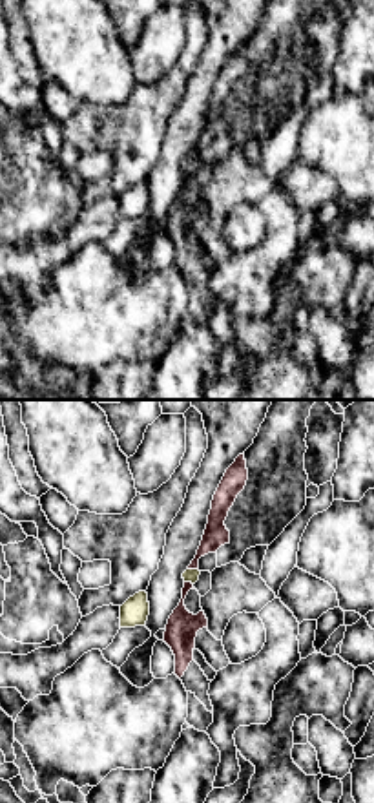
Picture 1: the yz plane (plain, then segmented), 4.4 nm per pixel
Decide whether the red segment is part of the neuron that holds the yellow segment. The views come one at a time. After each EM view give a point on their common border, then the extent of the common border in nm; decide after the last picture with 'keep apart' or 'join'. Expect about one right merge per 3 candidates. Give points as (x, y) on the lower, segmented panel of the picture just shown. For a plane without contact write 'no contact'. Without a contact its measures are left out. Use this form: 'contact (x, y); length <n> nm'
contact (194, 570); length 50 nm

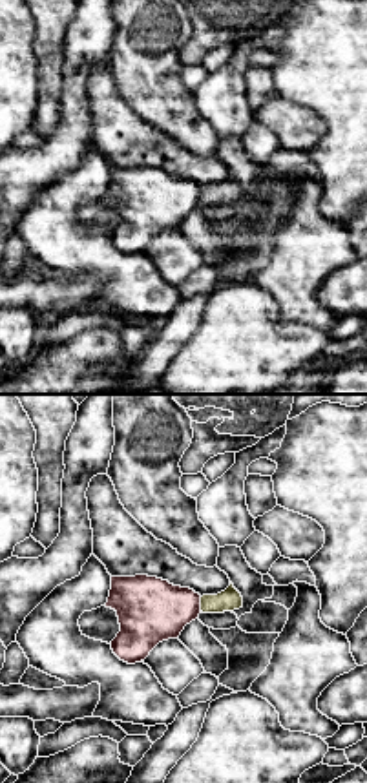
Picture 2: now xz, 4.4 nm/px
contact (201, 605); length 60 nm

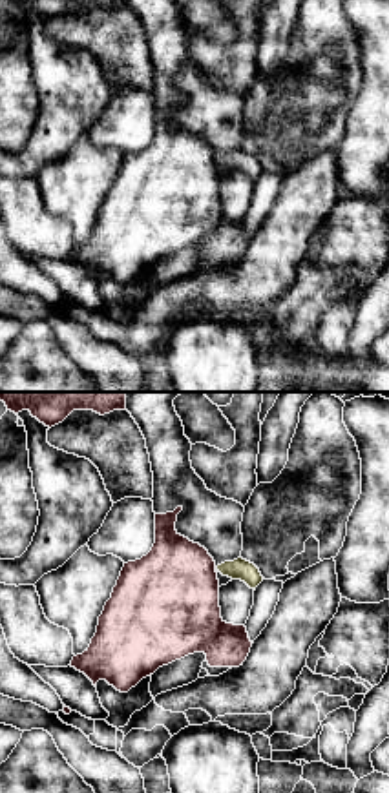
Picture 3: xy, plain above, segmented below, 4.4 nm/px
no contact

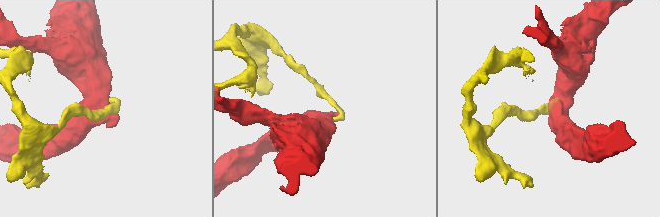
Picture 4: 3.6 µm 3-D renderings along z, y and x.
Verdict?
keep apart

